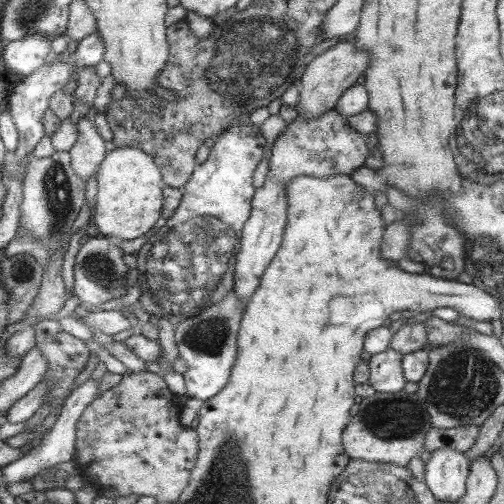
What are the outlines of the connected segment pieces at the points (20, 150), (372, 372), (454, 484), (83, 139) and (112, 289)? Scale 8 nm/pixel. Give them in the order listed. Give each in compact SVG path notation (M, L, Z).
M65 52L57 55L59 55L59 58L57 58L55 62L43 64L37 68L35 72L24 77L22 81L13 88L13 92L9 95L7 109L15 125L18 141L15 152L7 152L6 162L4 164L3 184L7 185L7 182L11 179L11 174L19 174L19 170L21 170L19 160L25 158L29 152L32 152L33 147L40 142L41 137L44 135L43 125L41 125L43 112L49 108L53 94L62 90L65 83L69 82L71 68L69 68L69 64L65 64L65 60L63 60Z
M391 348L367 357L368 383L376 392L396 393L406 380L403 370L403 355Z
M437 448L429 452L429 460L424 464L425 486L429 492L441 502L456 502L467 490L468 471L471 470L471 462L463 452L457 452L453 448Z
M87 115L77 120L77 140L68 150L69 156L72 157L72 168L81 181L91 179L106 153L104 141L97 133L91 117L92 115Z
M104 236L90 237L85 244L81 245L75 256L73 266L73 288L72 292L81 302L89 308L103 304L105 300L117 298L125 294L121 282L127 272L121 254L123 250L115 244L109 244Z

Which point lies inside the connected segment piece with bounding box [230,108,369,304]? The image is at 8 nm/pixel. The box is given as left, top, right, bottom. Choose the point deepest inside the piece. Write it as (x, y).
(327, 145)

